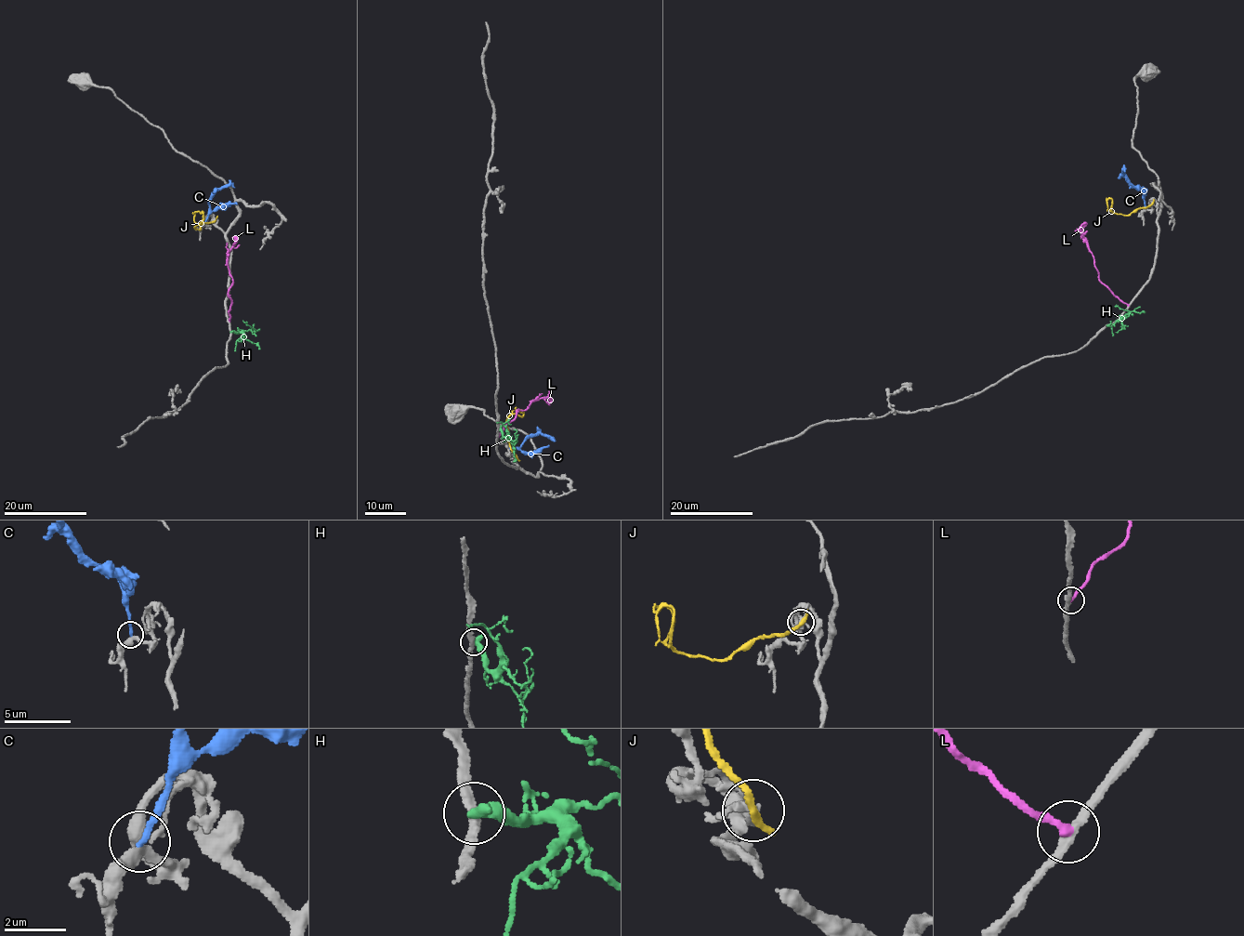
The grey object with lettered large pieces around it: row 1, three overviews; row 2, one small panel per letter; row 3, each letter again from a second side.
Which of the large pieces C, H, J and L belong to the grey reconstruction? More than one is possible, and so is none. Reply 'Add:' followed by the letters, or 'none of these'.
Add: none of these

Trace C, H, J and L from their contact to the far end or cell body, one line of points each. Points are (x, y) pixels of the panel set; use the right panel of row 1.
C: (1145, 208), (1142, 191), (1123, 177), (1123, 169), (1125, 171)
H: (1119, 317), (1126, 316), (1129, 311), (1116, 305)
J: (1152, 204), (1127, 216), (1112, 211), (1111, 199), (1107, 200), (1107, 211)
L: (1128, 305), (1098, 279), (1093, 256), (1083, 236), (1082, 227), (1087, 224)

